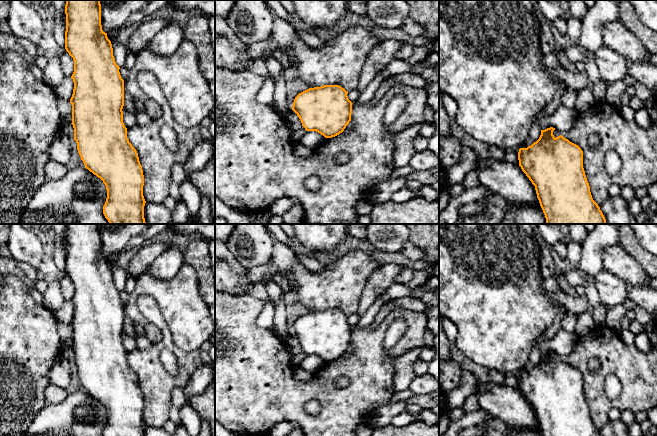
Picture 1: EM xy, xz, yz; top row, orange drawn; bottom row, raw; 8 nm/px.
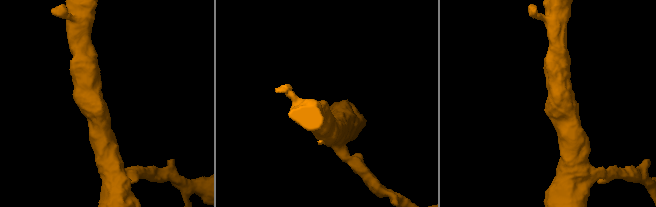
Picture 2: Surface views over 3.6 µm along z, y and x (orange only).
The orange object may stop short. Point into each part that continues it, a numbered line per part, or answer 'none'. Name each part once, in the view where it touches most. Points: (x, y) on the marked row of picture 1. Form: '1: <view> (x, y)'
none

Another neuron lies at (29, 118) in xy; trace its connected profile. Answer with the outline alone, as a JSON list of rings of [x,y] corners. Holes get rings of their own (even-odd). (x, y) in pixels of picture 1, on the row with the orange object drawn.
[[[0,51],[0,224],[20,224],[36,191],[47,180],[48,149],[62,124],[54,88],[34,77],[26,53]]]

